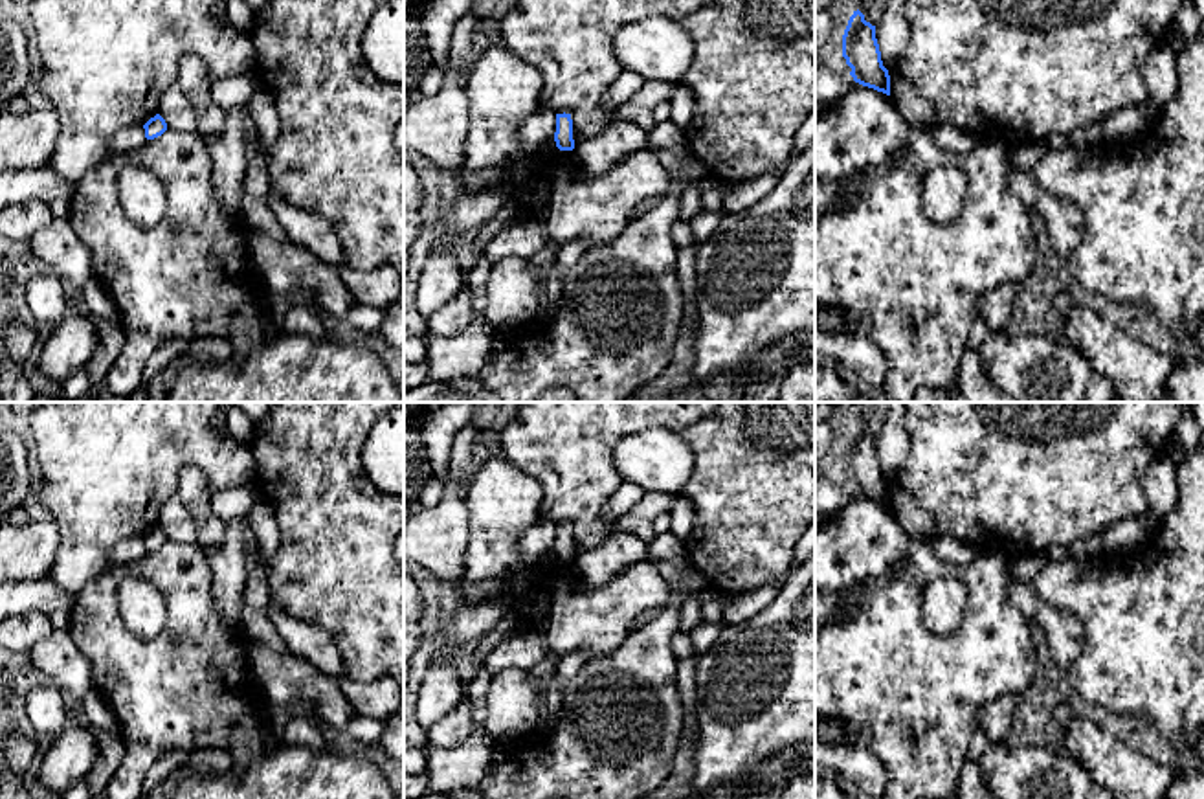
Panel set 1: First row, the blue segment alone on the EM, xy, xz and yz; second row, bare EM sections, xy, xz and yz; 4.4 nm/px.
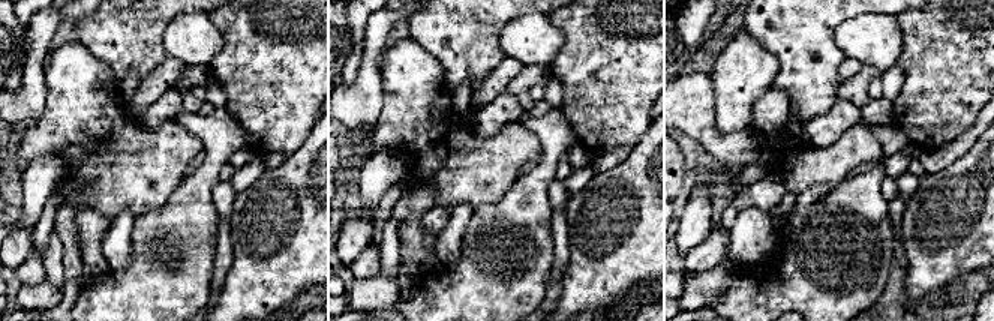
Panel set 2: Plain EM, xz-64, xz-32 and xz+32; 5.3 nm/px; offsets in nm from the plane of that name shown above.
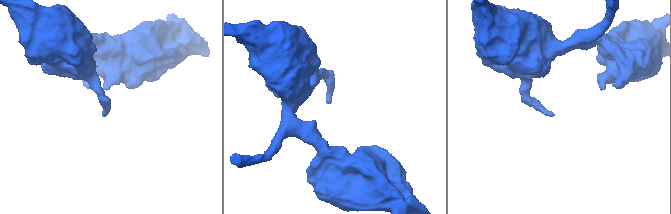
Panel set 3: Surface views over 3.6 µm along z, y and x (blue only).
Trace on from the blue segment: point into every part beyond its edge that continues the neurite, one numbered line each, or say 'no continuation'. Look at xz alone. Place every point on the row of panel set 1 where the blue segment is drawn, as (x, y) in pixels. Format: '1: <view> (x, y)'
no continuation

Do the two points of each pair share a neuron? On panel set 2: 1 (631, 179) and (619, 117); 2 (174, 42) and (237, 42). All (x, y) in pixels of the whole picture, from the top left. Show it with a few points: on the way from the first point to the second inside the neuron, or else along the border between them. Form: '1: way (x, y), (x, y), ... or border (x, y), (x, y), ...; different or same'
1: border (648, 128), (630, 150); different
2: border (207, 15), (222, 35), (222, 47), (210, 65); different

